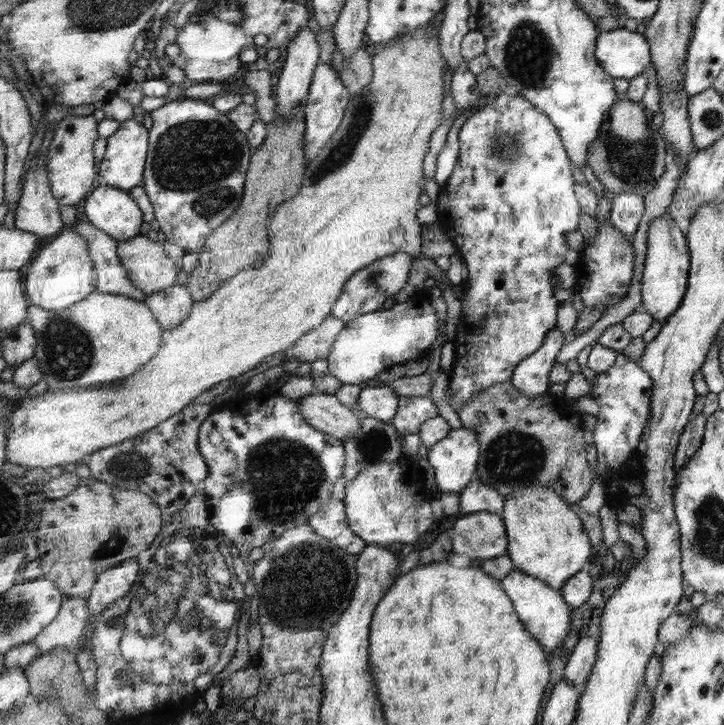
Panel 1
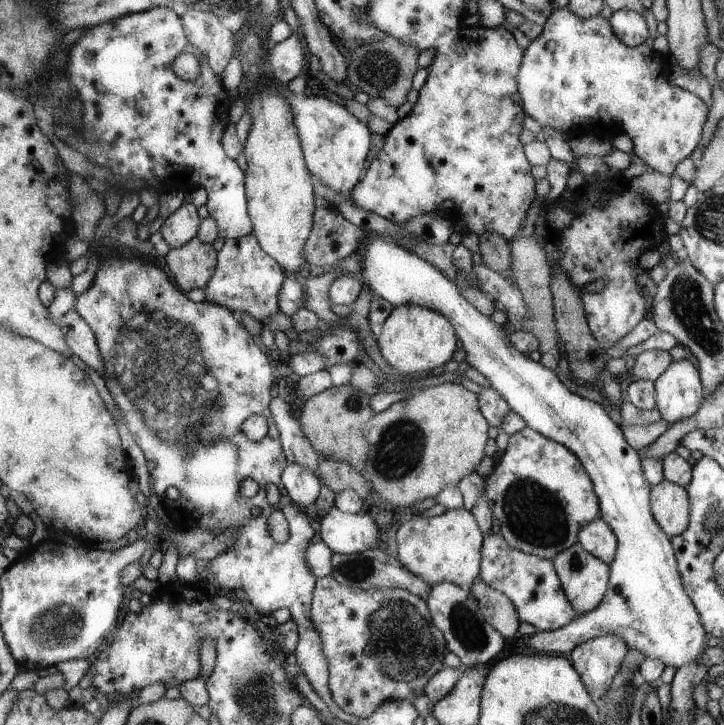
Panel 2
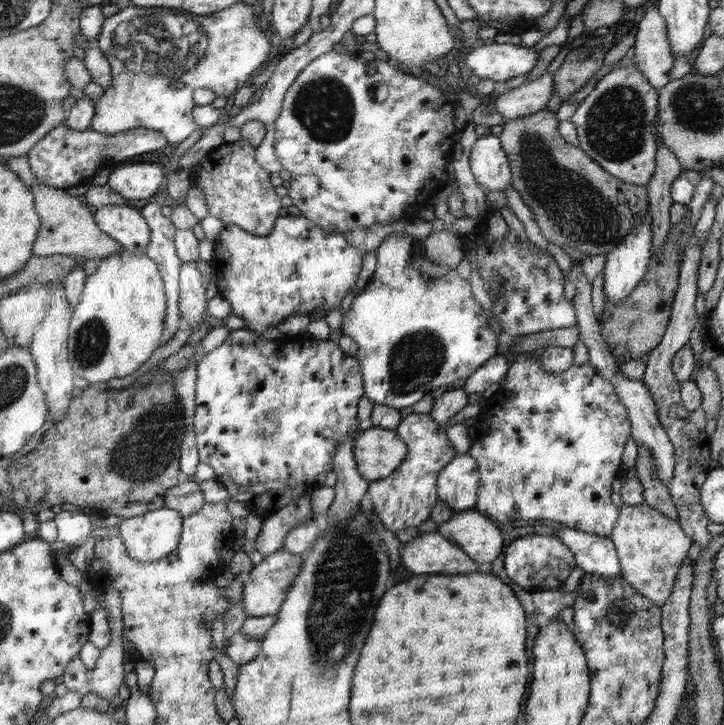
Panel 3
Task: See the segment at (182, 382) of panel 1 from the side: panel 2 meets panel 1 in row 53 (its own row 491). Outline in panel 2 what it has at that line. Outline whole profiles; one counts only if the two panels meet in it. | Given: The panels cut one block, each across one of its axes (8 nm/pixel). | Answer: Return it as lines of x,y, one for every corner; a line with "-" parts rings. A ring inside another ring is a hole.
443,383
426,387
412,394
412,398
402,399
386,410
372,416
370,430
366,434
370,442
368,461
362,476
368,480
374,492
392,506
410,508
411,504
439,496
448,484
458,484
464,476
472,474
484,458
487,448
488,423
479,407
476,393
461,386
461,383

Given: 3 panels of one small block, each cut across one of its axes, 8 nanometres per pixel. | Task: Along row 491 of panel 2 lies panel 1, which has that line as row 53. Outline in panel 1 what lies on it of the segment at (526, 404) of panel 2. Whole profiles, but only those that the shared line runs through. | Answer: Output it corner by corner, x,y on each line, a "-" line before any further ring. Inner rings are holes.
624,27
603,31
598,36
595,58
614,80
636,78
651,63
650,43
646,35

